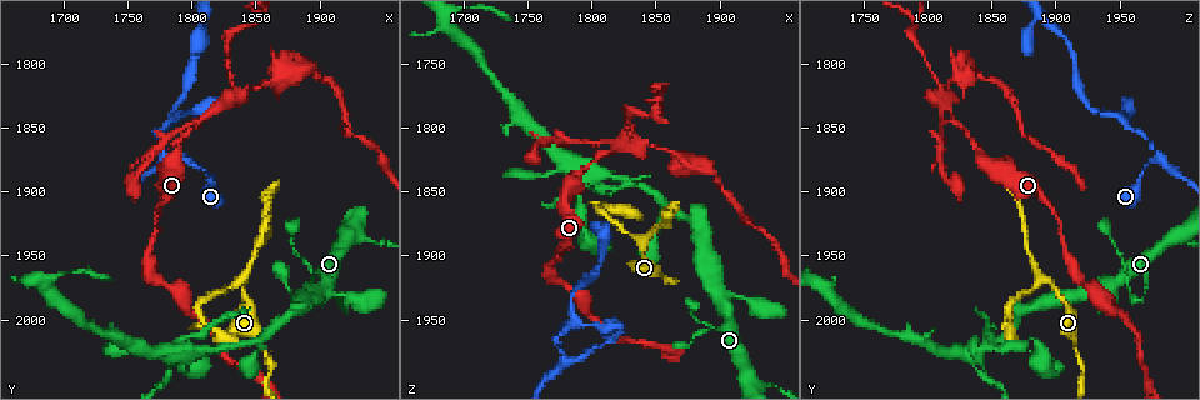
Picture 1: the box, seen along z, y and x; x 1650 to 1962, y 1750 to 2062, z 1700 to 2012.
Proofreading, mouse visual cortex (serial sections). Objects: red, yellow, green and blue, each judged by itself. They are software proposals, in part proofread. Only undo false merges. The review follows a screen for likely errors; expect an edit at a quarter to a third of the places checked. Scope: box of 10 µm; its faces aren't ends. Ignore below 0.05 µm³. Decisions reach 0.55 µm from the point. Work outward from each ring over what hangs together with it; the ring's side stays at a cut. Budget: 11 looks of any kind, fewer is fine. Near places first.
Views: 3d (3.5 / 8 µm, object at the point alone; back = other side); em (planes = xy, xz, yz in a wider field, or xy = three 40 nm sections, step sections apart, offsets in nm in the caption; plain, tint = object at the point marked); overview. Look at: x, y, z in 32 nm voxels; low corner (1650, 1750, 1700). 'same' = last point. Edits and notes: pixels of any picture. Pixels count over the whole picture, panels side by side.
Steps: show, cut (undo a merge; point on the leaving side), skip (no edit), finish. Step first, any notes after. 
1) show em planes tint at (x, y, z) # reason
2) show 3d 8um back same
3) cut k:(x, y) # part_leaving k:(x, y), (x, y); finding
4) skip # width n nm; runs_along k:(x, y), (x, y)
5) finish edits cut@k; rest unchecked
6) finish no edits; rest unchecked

show 3d 3.5um at (1856, 2016, 1856) # three arms meet

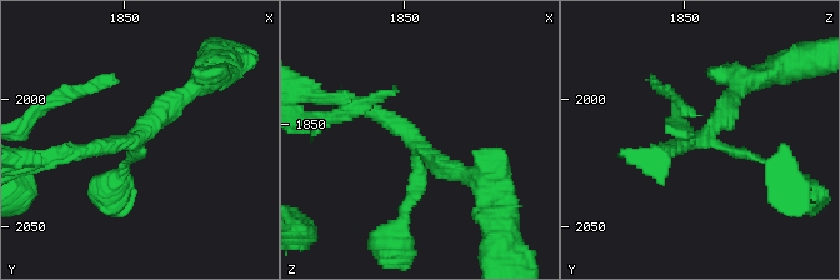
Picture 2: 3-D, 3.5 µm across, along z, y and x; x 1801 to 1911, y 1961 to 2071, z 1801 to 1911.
show em xy step 2 tint at (1855, 2014, 1859) # arms 3; arm_widths 100, 200, 250 nm; now the EM

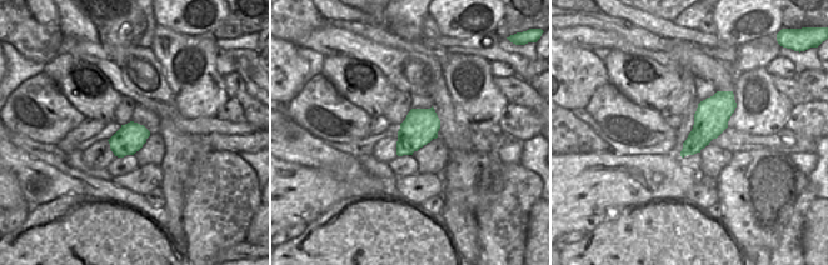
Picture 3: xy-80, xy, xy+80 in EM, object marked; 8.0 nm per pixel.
skip # runs_along 2:(478, 184), (351, 104); all the same cell

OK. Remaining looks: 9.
show 3d 3.5um at (1816, 1838, 1818)

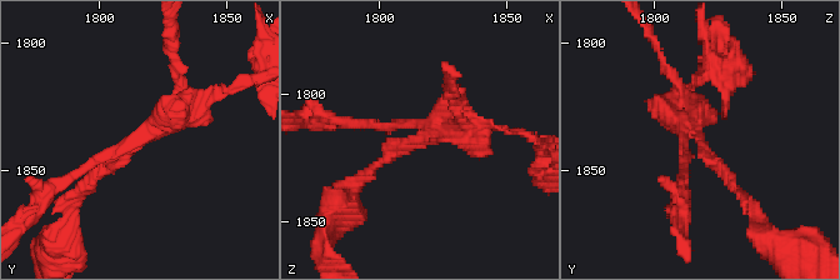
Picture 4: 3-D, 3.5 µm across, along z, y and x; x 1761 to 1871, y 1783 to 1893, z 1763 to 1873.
show em xy step 3 tint at (1816, 1838, 1818) # now the EM

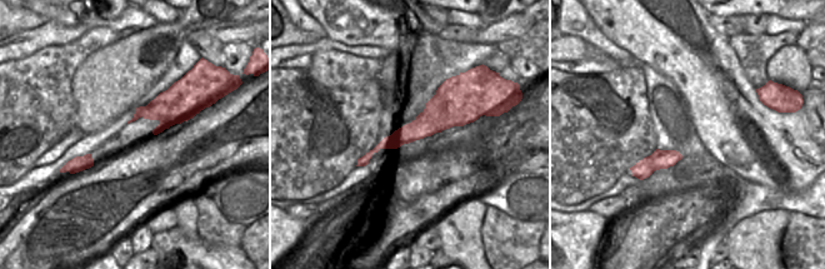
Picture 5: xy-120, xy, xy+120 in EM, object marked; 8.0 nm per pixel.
cut 4:(248, 80) # part_leaving 4:(174, 111), (261, 78); two cells meet here

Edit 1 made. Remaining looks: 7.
show em xy step 3 tint at (1780, 1844, 1956) # two arms in line, one across

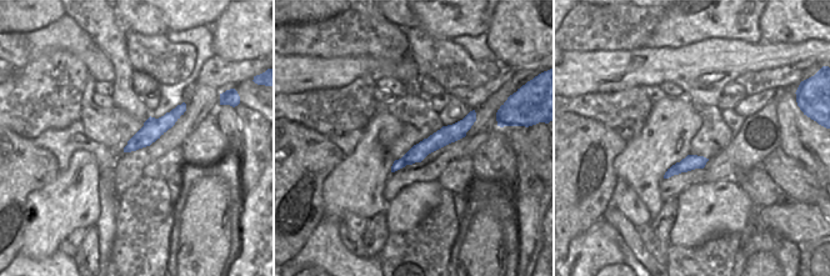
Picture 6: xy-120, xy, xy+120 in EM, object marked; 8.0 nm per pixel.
show 3d 3.5um same # wider look

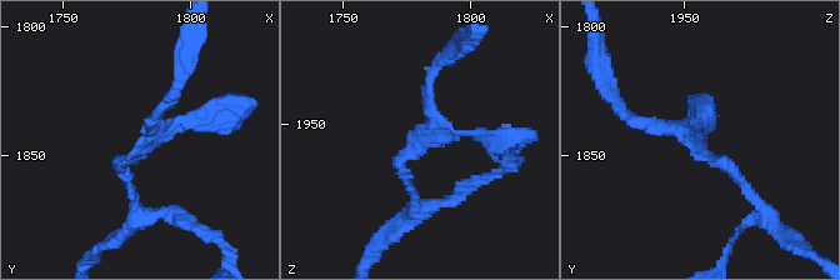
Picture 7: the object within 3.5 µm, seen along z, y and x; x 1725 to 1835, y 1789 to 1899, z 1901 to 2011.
skip # runs_along 6:(473, 115), (456, 131), (395, 166); all the same cell

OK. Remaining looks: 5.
finish edits cut@4; rest unchecked

